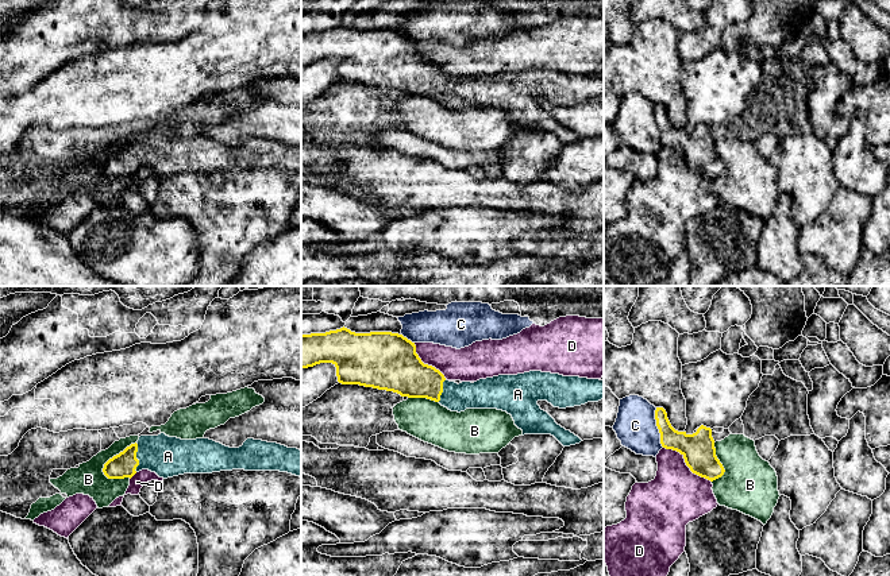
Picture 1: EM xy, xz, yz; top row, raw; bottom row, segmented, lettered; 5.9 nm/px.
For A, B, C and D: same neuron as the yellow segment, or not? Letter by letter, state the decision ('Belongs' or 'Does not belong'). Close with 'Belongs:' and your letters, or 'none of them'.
A: Belongs
B: Does not belong
C: Does not belong
D: Does not belong
Belongs: A

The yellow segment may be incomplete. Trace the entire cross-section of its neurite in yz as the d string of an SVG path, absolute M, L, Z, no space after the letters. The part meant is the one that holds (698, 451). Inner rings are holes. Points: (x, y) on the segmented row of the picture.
M656 407L655 420L662 447L679 452L693 473L710 482L724 475L725 469L716 456L710 428L701 425L693 434L678 432L671 426L663 407Z

